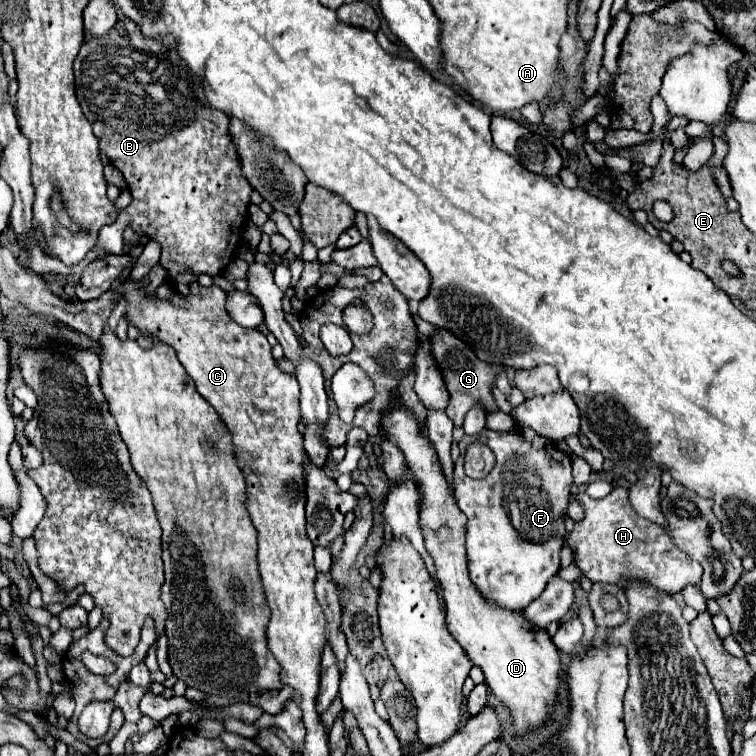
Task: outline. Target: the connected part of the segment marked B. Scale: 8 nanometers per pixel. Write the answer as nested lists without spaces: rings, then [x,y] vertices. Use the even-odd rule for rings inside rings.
[[[120,18],[114,24],[112,32],[108,32],[108,36],[96,38],[96,36],[88,36],[88,32],[84,32],[82,48],[80,48],[80,52],[78,52],[76,60],[74,60],[74,78],[76,78],[76,96],[78,96],[78,102],[82,106],[84,116],[90,120],[90,124],[94,128],[94,134],[98,136],[100,150],[104,150],[108,154],[108,158],[112,160],[112,164],[124,174],[124,180],[126,180],[128,190],[132,194],[130,206],[124,208],[118,214],[116,222],[122,222],[124,228],[132,228],[136,234],[144,234],[150,240],[154,240],[154,242],[160,244],[160,248],[162,248],[160,264],[168,270],[170,282],[174,284],[174,288],[180,294],[188,294],[188,284],[196,280],[196,274],[210,274],[210,276],[222,274],[226,270],[226,266],[236,256],[234,248],[240,242],[242,224],[244,224],[244,220],[248,216],[248,204],[250,204],[252,186],[248,184],[248,180],[240,172],[240,160],[238,160],[238,154],[236,154],[236,146],[232,144],[232,138],[228,134],[228,116],[224,116],[224,112],[216,112],[216,110],[208,108],[200,76],[196,76],[194,72],[190,72],[190,68],[184,64],[184,60],[180,60],[180,56],[178,56],[176,50],[166,48],[158,40],[154,42],[148,36],[142,36],[142,32],[140,32],[140,28],[138,28],[138,24],[134,20]],[[118,64],[122,64],[122,76],[114,70],[114,66],[118,66]]]

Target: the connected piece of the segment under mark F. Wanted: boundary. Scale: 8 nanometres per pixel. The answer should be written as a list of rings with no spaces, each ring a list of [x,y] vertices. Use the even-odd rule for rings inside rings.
[[[484,428],[476,436],[464,436],[460,442],[460,458],[454,464],[454,494],[460,510],[468,516],[466,524],[466,550],[468,550],[468,570],[470,580],[480,588],[484,598],[496,602],[508,610],[522,610],[544,590],[546,582],[560,568],[560,548],[564,544],[564,520],[566,506],[570,502],[572,468],[570,456],[558,450],[552,440],[544,440],[530,428],[520,428],[514,432],[494,432]],[[470,440],[480,440],[492,448],[496,454],[496,466],[482,478],[466,478],[464,474],[464,452]]]

